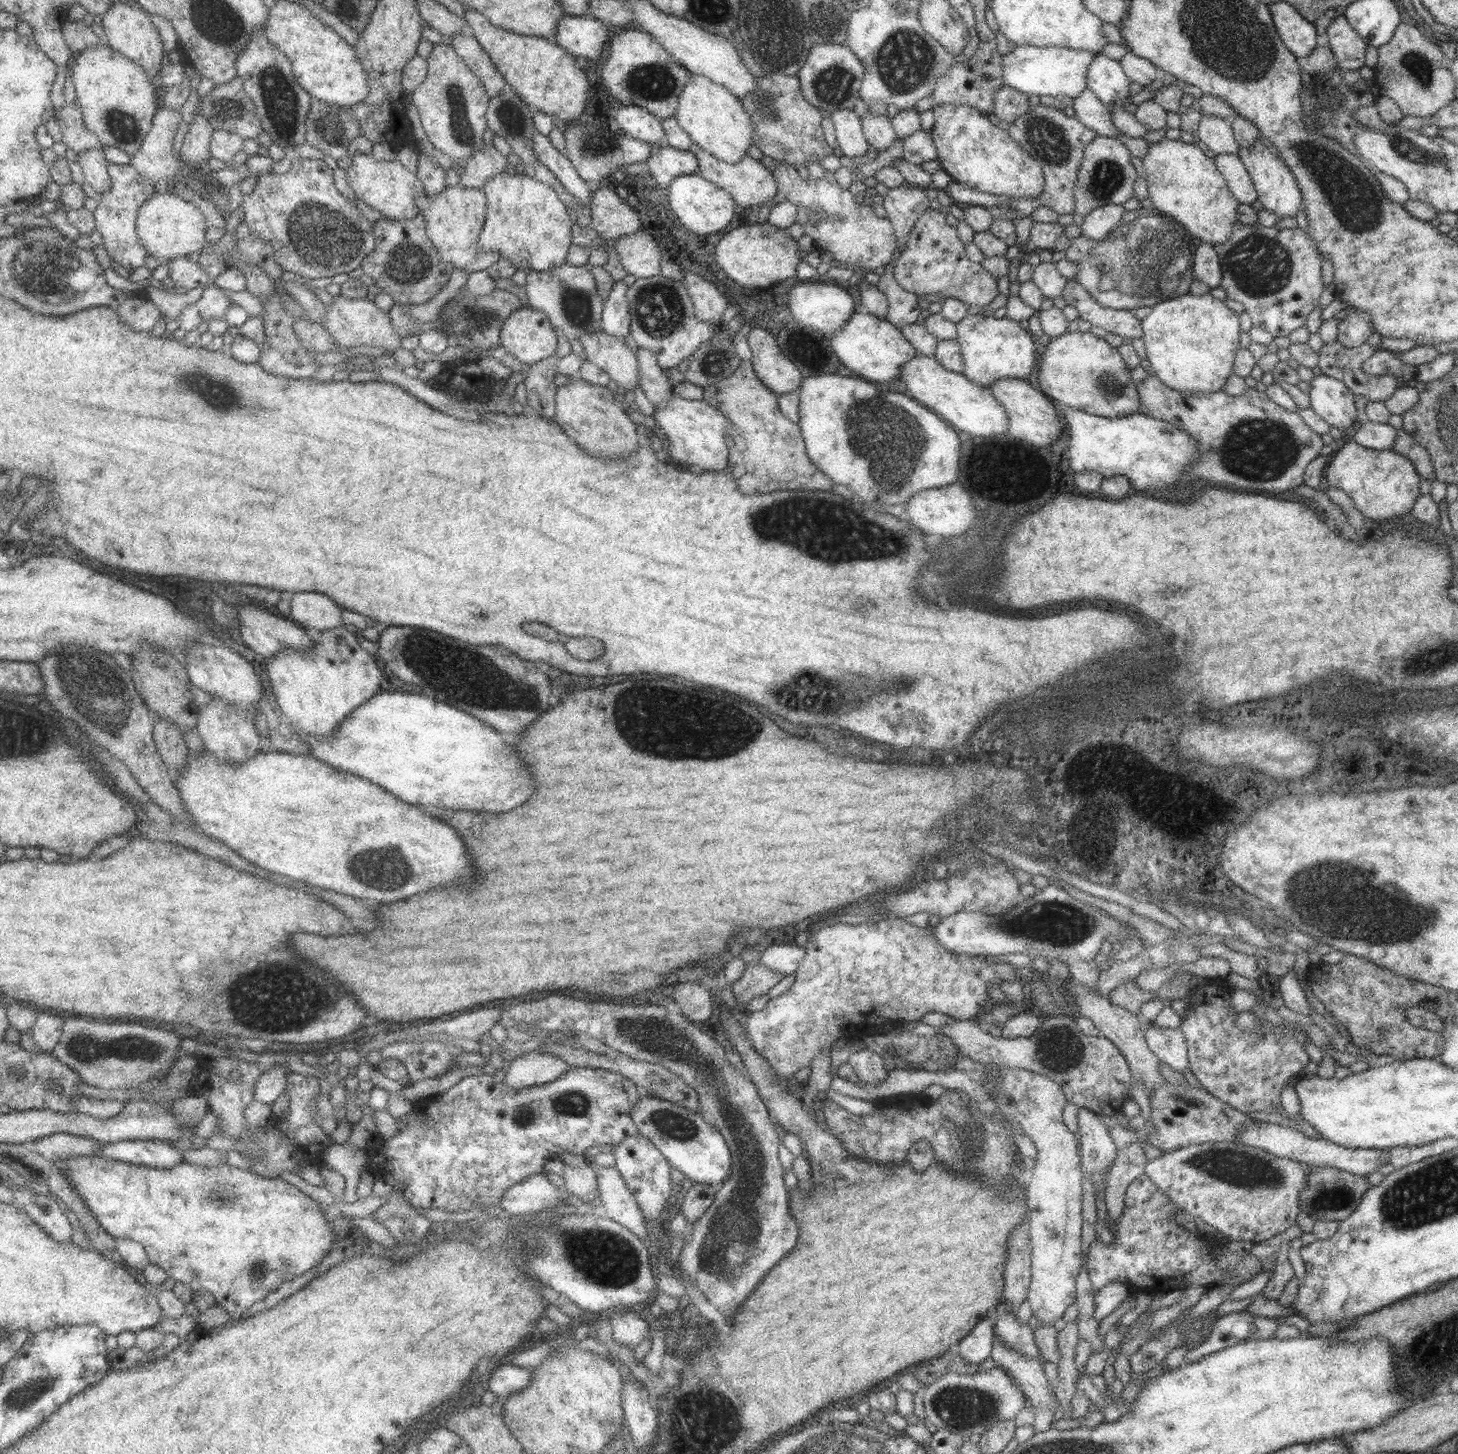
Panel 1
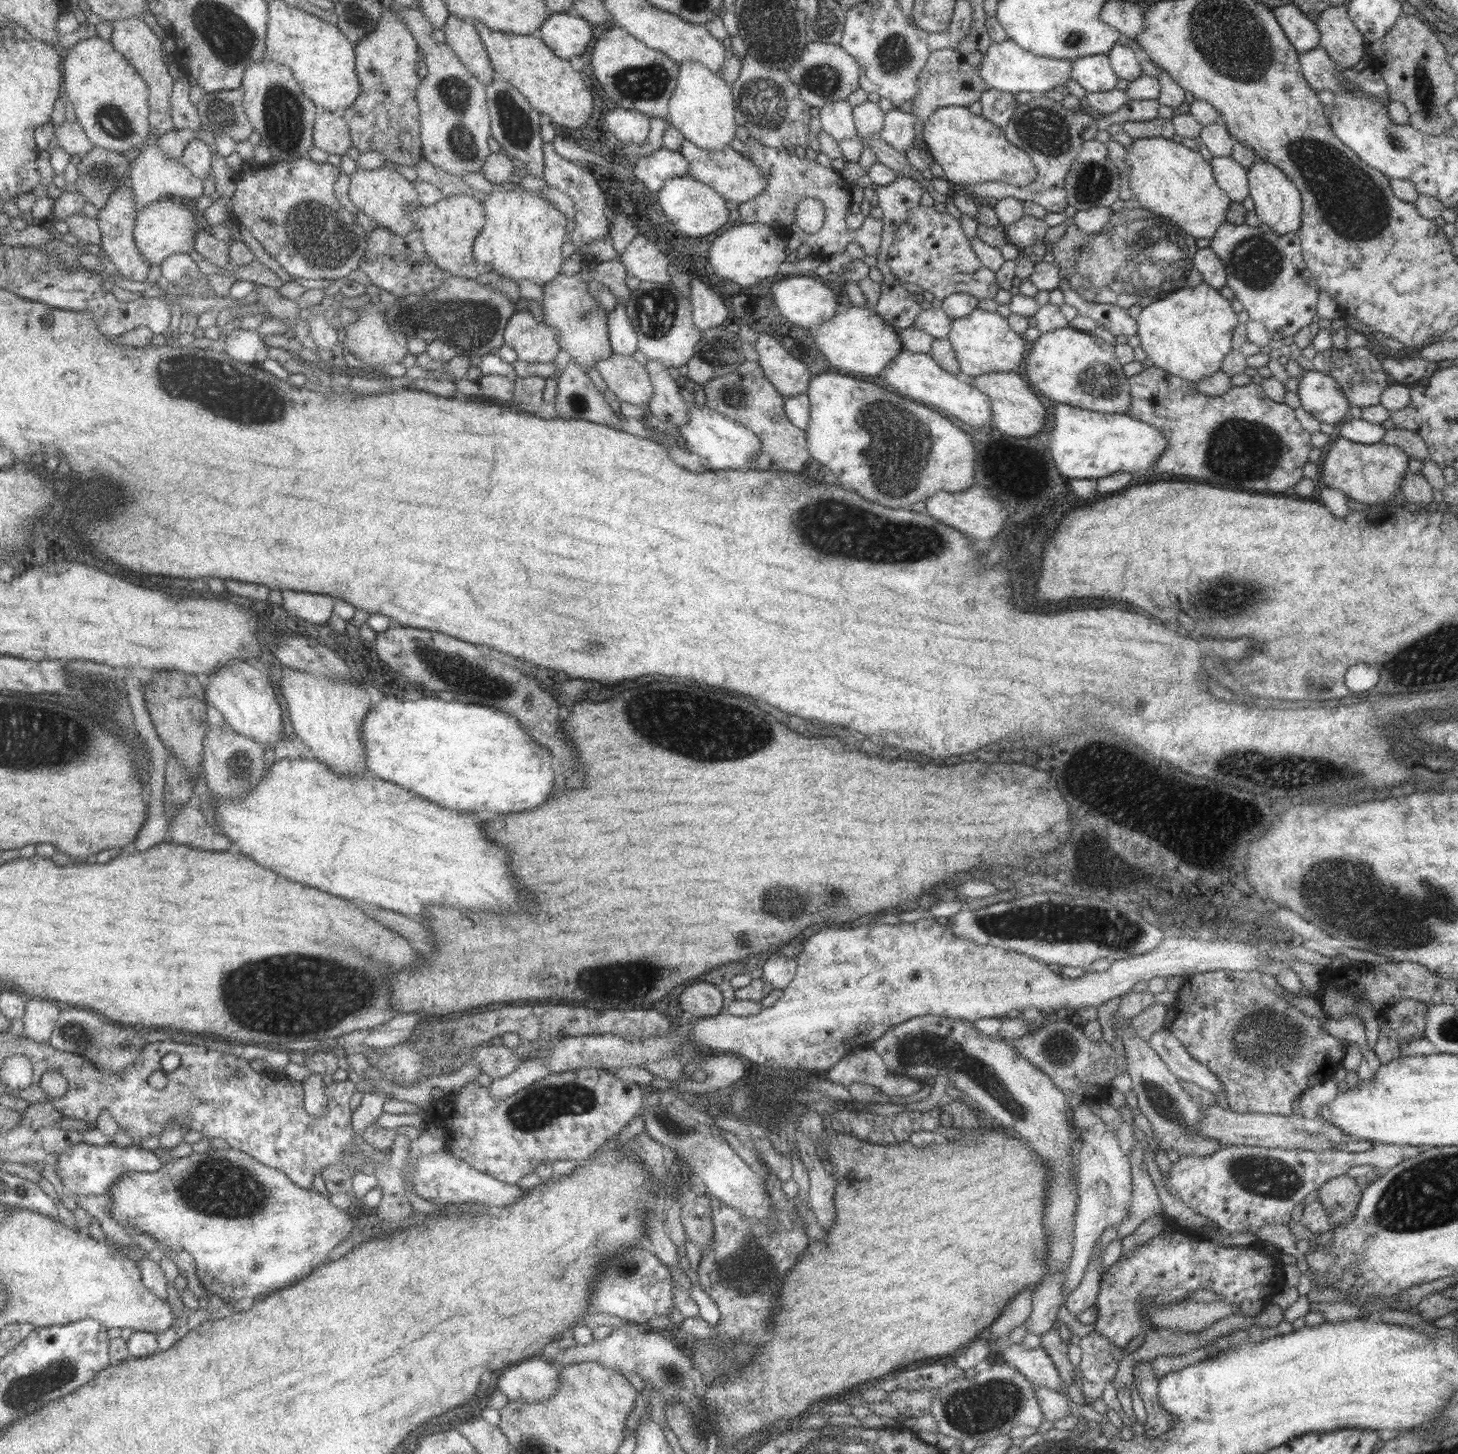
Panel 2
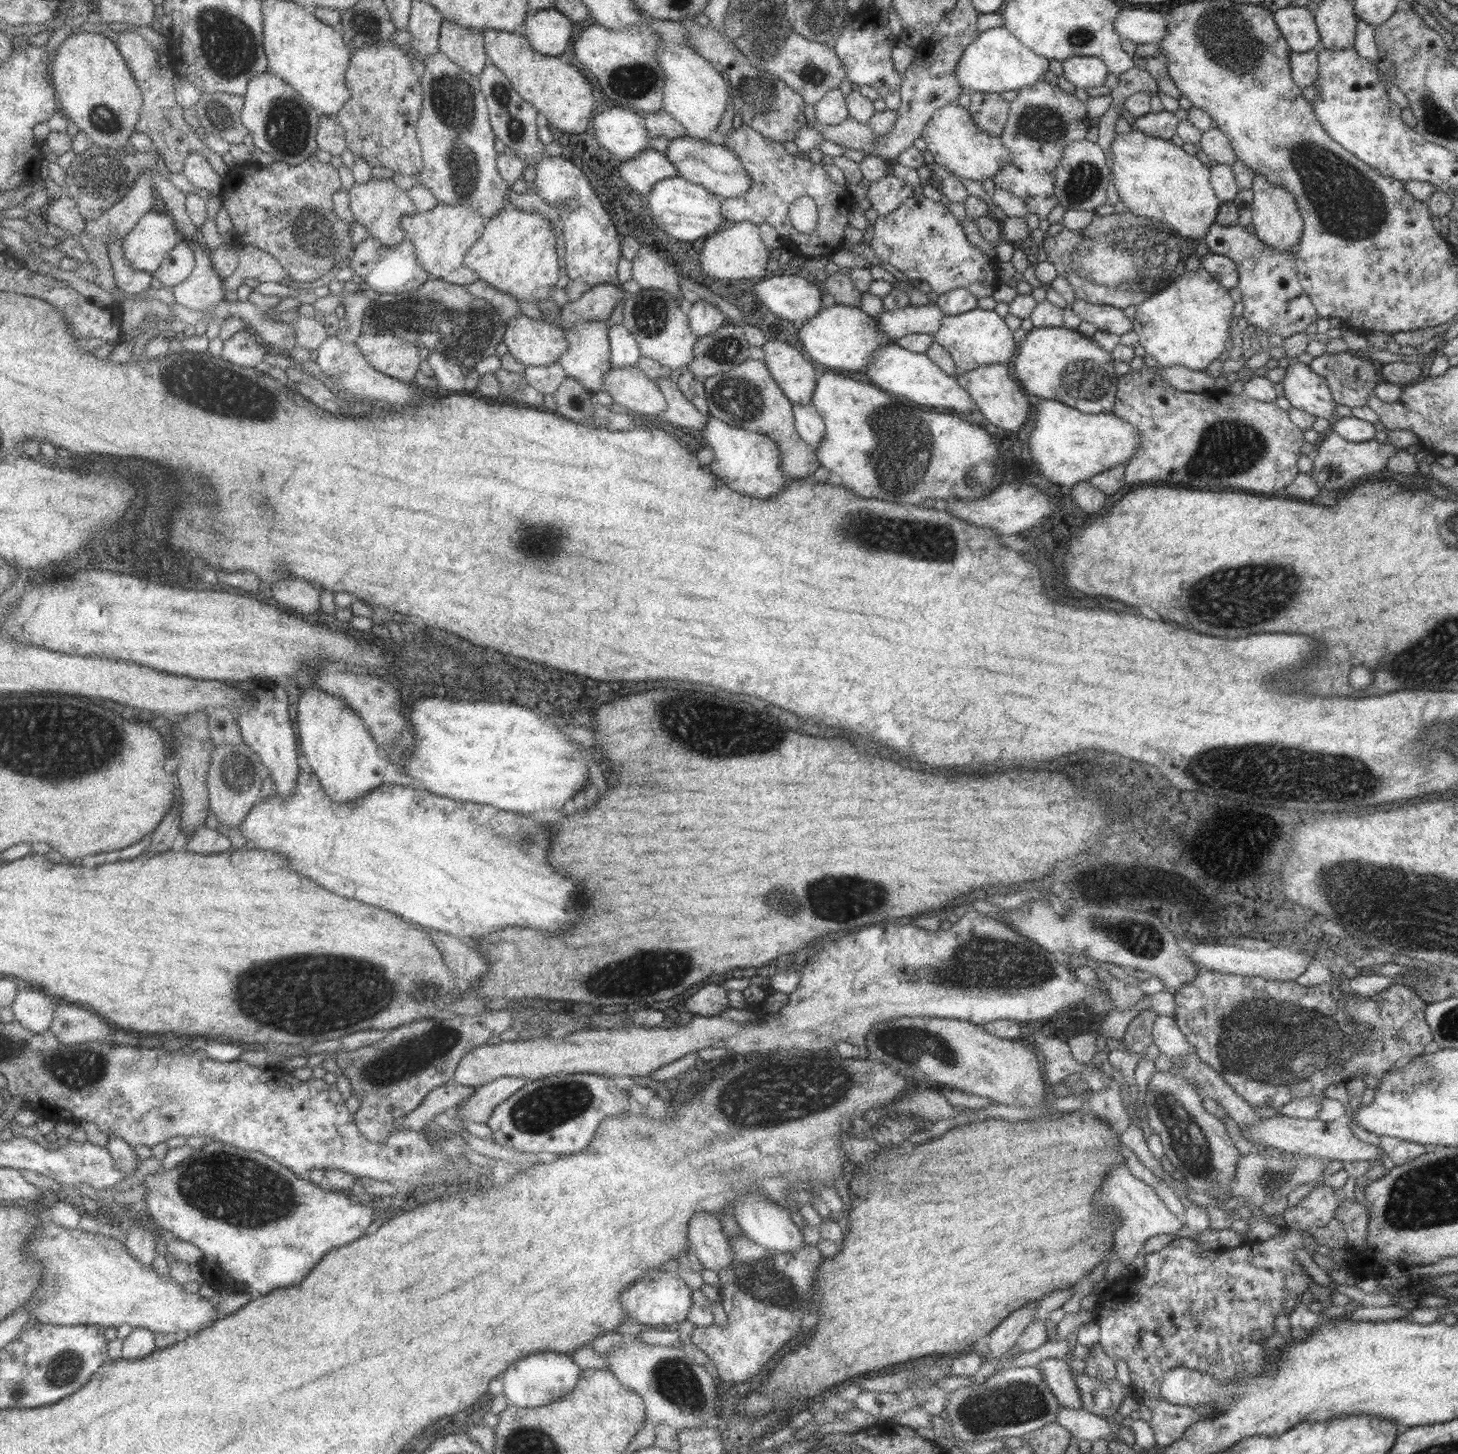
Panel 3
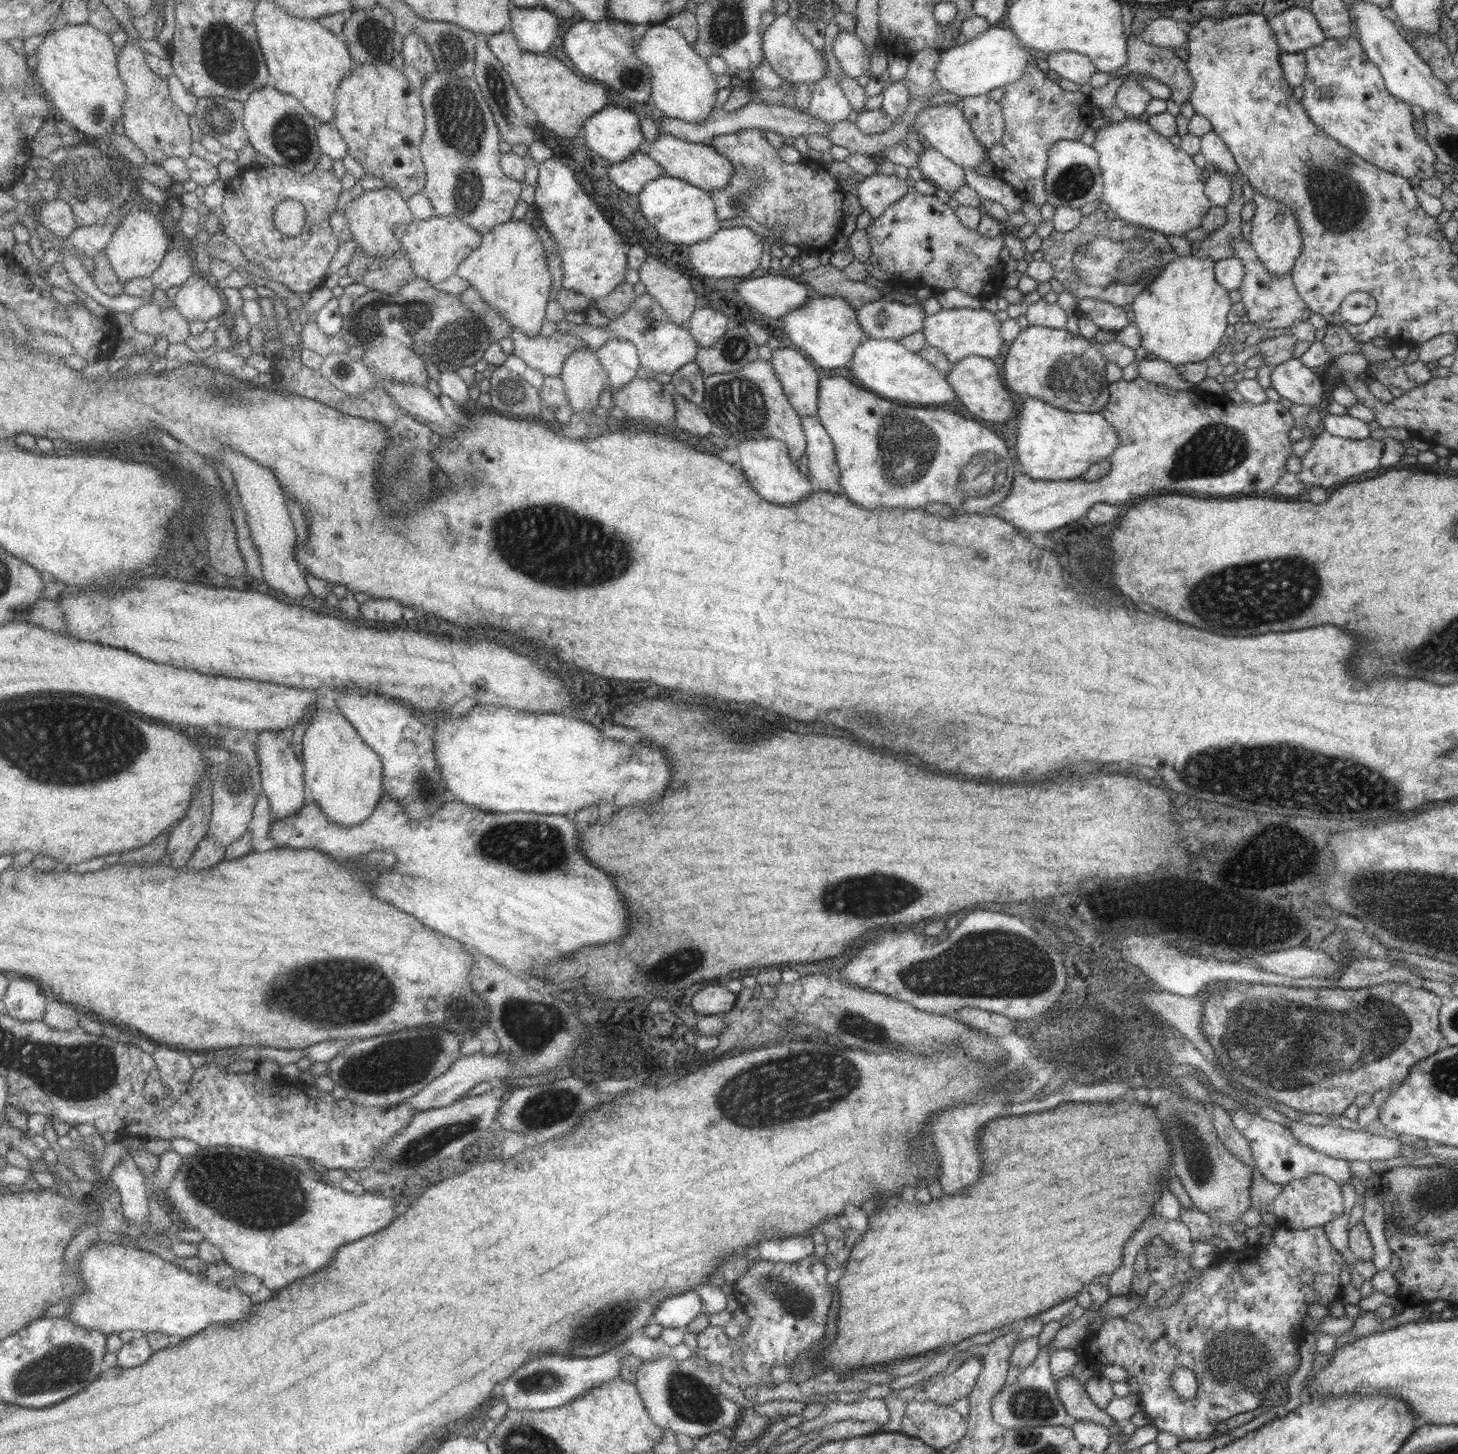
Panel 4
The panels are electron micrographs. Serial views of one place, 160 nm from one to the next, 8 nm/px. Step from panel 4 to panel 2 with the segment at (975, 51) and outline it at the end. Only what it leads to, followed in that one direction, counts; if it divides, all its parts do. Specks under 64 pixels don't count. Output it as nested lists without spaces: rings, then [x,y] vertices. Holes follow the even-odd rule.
[[[1005,38],[1005,41],[1001,43],[989,44],[989,49],[985,51],[981,65],[977,68],[977,74],[981,76],[989,89],[1011,94],[1016,92],[1029,92],[1032,95],[1044,94],[1051,88],[1065,86],[1065,83],[1071,79],[1071,62],[1071,60],[1031,54],[1014,44],[1009,38]]]

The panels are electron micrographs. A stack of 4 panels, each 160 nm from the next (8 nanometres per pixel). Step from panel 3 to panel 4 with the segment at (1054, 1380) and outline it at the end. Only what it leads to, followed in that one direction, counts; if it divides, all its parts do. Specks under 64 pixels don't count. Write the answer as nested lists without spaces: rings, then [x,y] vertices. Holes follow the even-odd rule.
[[[1065,1375],[1055,1380],[1054,1383],[1066,1413],[1074,1420],[1083,1419],[1107,1428],[1111,1424],[1117,1423],[1105,1411],[1099,1410],[1091,1402],[1084,1391],[1082,1381],[1074,1379],[1072,1375]]]

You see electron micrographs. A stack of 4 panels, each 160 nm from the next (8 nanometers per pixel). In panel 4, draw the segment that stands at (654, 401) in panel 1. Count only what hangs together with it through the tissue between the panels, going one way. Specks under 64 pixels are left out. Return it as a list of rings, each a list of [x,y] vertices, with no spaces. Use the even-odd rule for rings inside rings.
[[[671,390],[673,406],[675,406],[674,424],[677,428],[691,432],[693,436],[704,436],[715,432],[713,422],[704,413],[702,408],[685,400],[677,391]]]

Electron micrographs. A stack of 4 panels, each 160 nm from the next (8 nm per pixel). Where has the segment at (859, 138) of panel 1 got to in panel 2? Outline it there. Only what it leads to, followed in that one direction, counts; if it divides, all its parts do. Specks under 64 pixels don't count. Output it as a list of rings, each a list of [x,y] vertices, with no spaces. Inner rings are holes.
[[[847,101],[828,102],[819,108],[820,130],[835,141],[851,139],[856,136],[852,117],[852,107]]]

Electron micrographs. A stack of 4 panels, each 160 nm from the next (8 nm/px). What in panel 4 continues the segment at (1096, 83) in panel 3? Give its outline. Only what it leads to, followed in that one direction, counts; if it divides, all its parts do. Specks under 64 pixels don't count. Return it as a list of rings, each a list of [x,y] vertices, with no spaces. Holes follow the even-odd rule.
[[[1069,51],[1049,54],[1046,62],[1049,69],[1056,72],[1061,79],[1079,85],[1088,84],[1091,75],[1096,72],[1089,58]]]

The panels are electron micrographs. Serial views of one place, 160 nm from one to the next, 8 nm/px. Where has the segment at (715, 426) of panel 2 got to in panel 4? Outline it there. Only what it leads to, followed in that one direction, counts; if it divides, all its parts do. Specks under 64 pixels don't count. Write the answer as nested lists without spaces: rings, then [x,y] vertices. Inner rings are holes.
[[[722,436],[725,438],[725,445],[731,444],[737,450],[739,461],[736,466],[743,473],[749,487],[766,502],[777,505],[795,504],[815,491],[808,477],[802,476],[797,470],[797,465],[790,461],[786,444],[783,441],[772,438],[739,441]]]

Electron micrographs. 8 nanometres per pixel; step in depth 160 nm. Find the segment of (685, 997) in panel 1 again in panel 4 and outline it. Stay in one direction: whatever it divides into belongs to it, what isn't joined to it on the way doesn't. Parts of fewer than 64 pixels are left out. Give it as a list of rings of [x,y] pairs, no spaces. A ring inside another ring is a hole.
[[[705,986],[698,990],[690,1000],[690,1007],[696,1014],[714,1015],[729,1012],[733,1008],[736,994],[719,986]]]

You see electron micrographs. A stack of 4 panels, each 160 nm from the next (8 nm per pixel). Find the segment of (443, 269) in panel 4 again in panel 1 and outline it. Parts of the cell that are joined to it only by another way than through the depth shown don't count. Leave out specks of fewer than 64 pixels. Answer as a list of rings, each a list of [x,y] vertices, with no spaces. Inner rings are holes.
[[[456,184],[453,187],[448,186],[436,197],[420,197],[417,204],[421,207],[421,213],[427,217],[429,238],[432,238],[445,262],[450,262],[457,269],[463,269],[470,274],[487,271],[500,261],[502,254],[499,251],[485,252],[480,245],[489,212],[488,195],[484,190]]]

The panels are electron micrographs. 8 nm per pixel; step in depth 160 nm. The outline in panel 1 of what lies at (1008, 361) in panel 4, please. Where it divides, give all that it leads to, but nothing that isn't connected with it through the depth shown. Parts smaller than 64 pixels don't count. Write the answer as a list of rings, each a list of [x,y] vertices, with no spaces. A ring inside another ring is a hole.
[[[1089,331],[1065,332],[1057,338],[1044,342],[1045,351],[1039,356],[1037,365],[1038,389],[1055,402],[1061,402],[1065,407],[1080,410],[1081,412],[1101,416],[1103,418],[1121,418],[1140,412],[1140,398],[1136,383],[1131,378],[1130,369],[1124,363],[1122,356],[1115,347],[1111,347],[1102,338],[1095,337]]]

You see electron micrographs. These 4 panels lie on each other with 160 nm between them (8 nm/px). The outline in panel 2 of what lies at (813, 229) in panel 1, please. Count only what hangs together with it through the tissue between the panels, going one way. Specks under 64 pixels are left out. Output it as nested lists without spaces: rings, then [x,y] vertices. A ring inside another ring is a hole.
[[[749,137],[743,143],[751,155],[751,161],[763,173],[766,178],[766,187],[755,198],[733,206],[743,223],[761,223],[771,226],[775,221],[778,226],[789,228],[791,235],[797,234],[801,243],[809,246],[811,254],[835,254],[845,251],[849,242],[856,242],[865,252],[877,252],[879,250],[882,226],[873,224],[873,228],[865,230],[863,236],[859,236],[857,229],[849,230],[846,225],[846,213],[848,212],[849,190],[851,184],[844,179],[837,170],[825,168],[817,161],[797,157],[793,151],[773,149],[757,143]],[[804,198],[814,198],[821,202],[824,208],[824,221],[822,227],[813,234],[801,230],[795,220],[795,207]],[[857,238],[857,240],[855,240]]]

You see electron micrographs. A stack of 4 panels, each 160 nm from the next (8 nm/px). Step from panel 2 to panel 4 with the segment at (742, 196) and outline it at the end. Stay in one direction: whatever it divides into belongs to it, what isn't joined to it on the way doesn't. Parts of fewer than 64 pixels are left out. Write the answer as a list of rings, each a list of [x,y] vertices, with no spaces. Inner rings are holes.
[[[659,134],[655,142],[645,145],[644,153],[661,166],[665,175],[688,182],[707,192],[727,186],[733,174],[729,159],[717,154],[711,146],[706,143],[691,143],[669,134]]]

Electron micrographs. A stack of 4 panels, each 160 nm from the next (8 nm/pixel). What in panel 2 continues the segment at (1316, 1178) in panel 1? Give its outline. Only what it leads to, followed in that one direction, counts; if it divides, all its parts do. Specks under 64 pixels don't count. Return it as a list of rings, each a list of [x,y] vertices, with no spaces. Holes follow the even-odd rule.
[[[1339,1175],[1319,1186],[1316,1200],[1324,1208],[1329,1222],[1337,1227],[1352,1220],[1362,1192],[1363,1187],[1357,1186],[1355,1178],[1347,1175]]]

